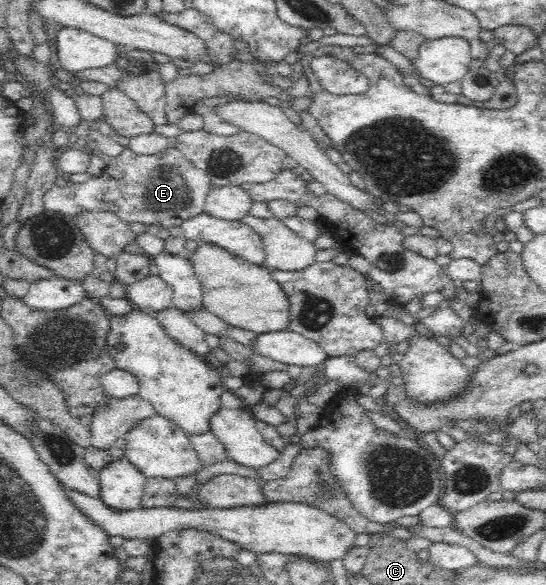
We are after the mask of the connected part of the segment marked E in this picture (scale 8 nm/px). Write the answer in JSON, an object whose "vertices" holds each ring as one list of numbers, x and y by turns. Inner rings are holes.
{"vertices":[[176,146,152,156,140,156,134,154,129,148,125,148,122,154,113,159,110,167,106,167,99,177,89,179,87,183,63,182,55,185,45,193,43,202,45,211,73,217,73,219,85,211,111,211,121,221,128,224,142,223,145,226,159,224,165,228,170,228,181,226,190,218,205,213,205,201,212,187,211,178,197,169]]}

